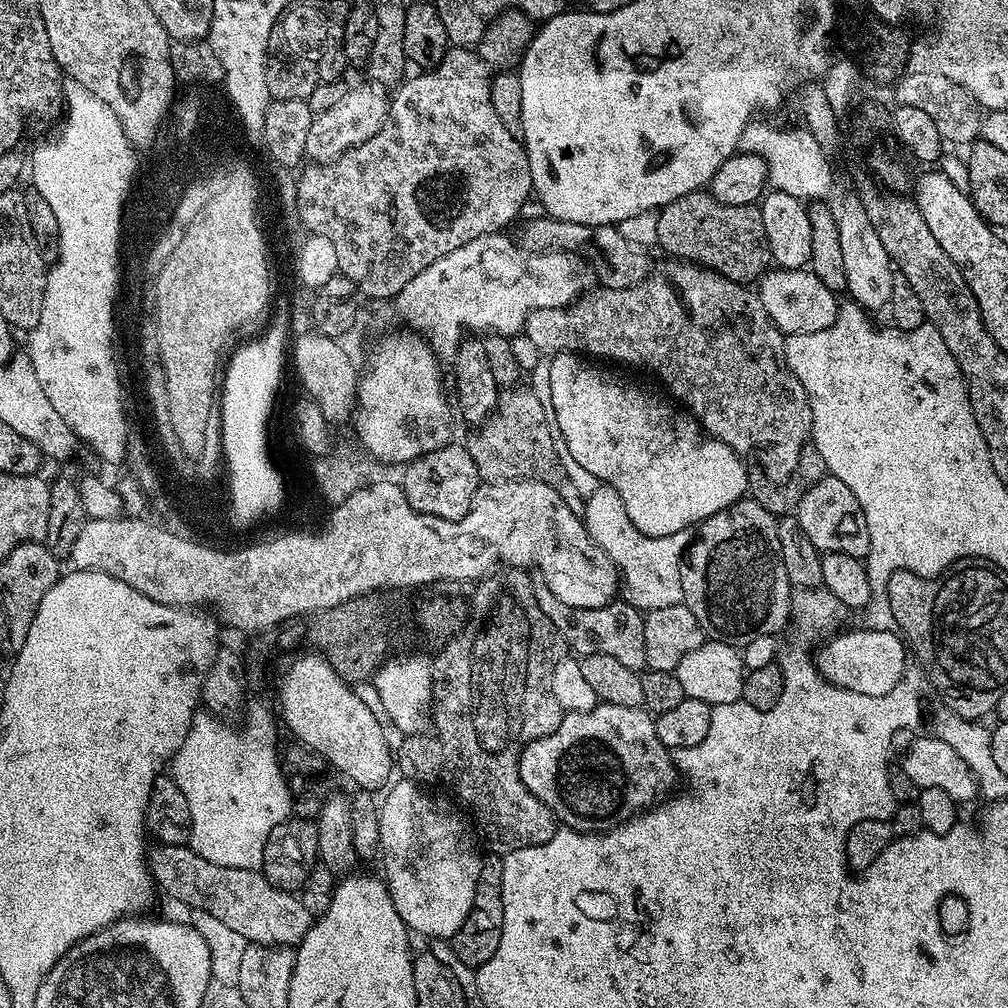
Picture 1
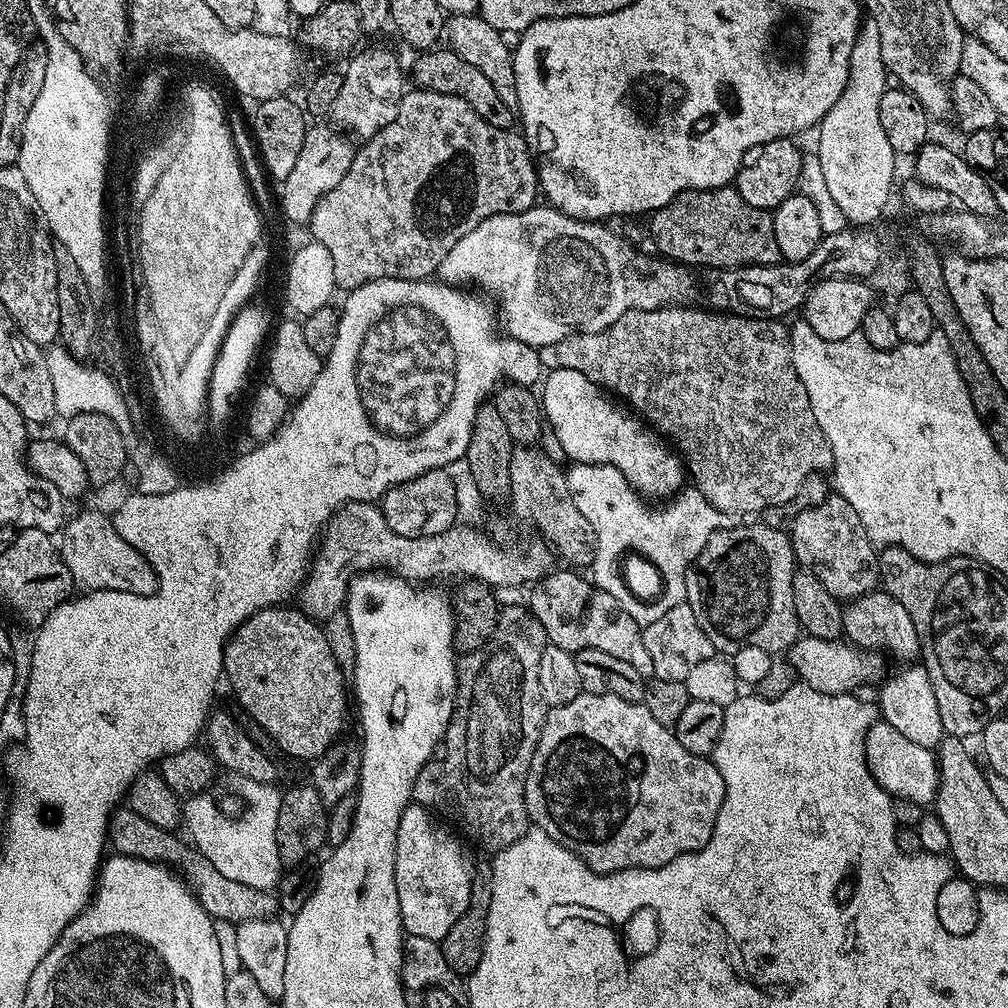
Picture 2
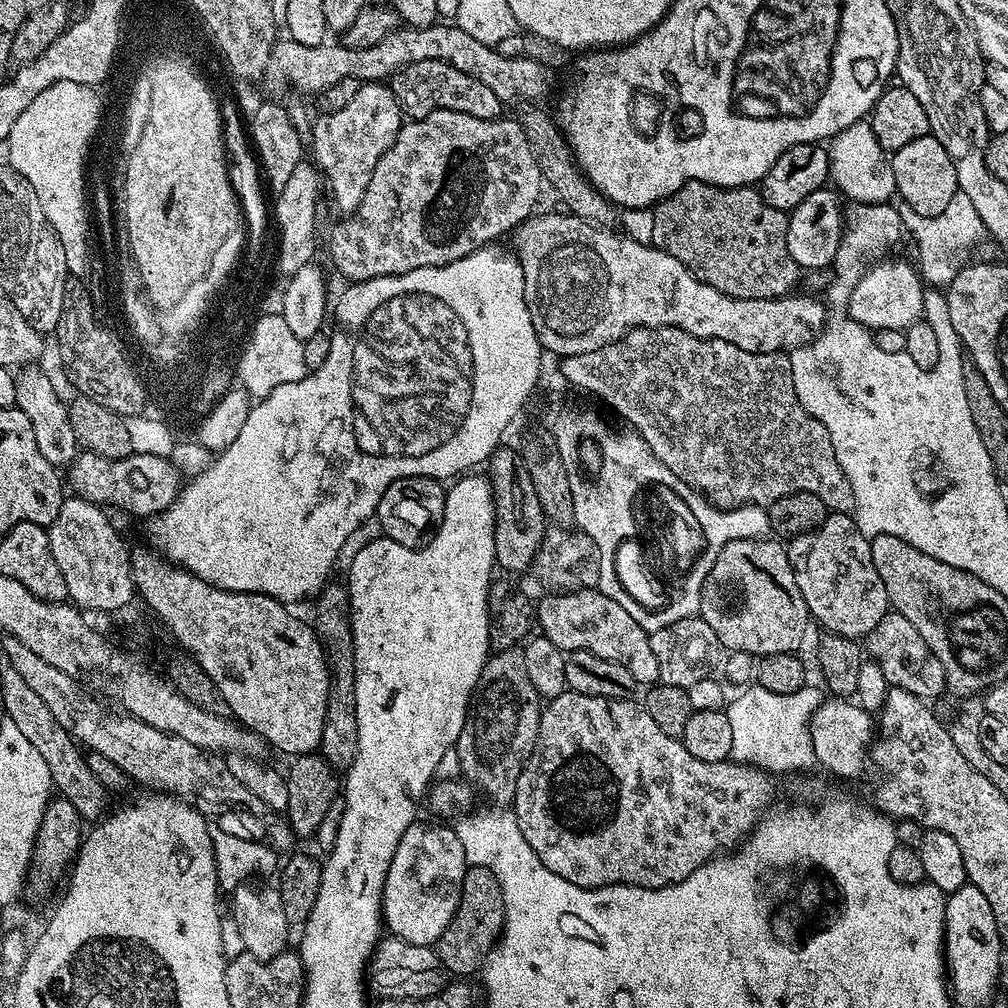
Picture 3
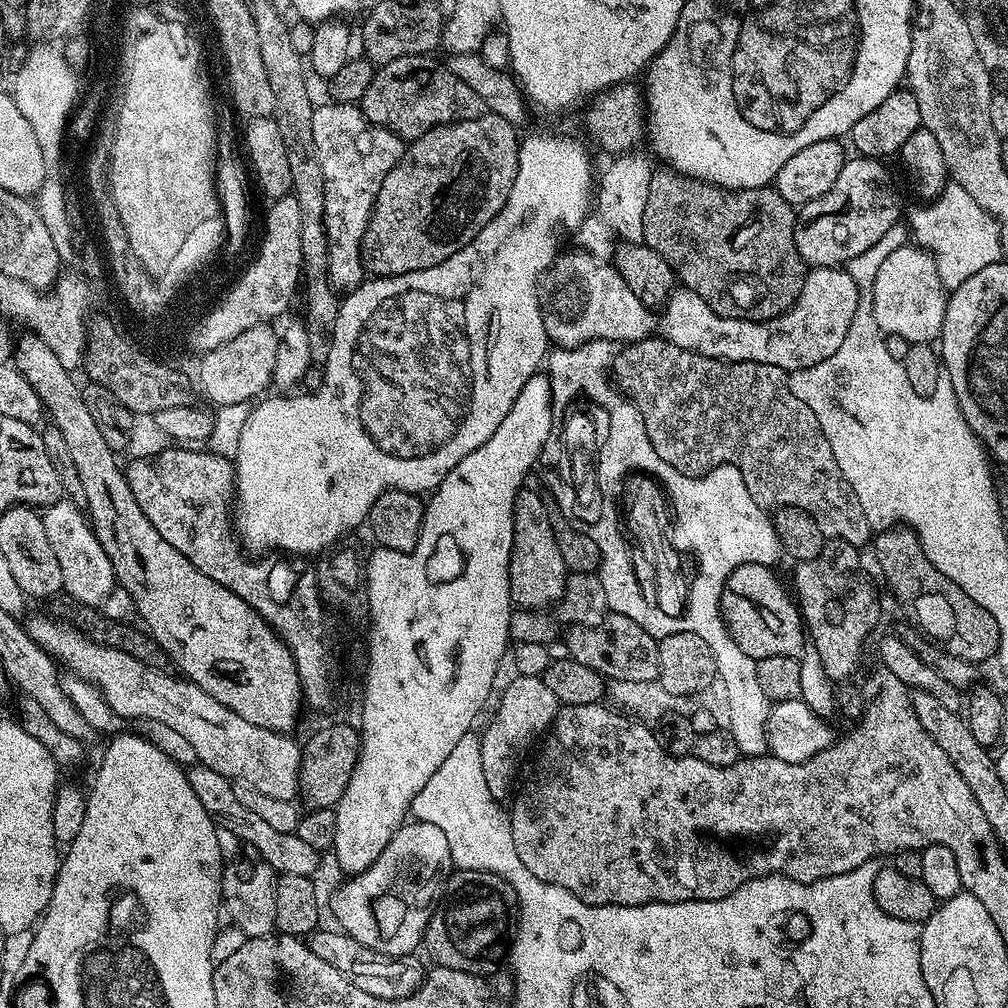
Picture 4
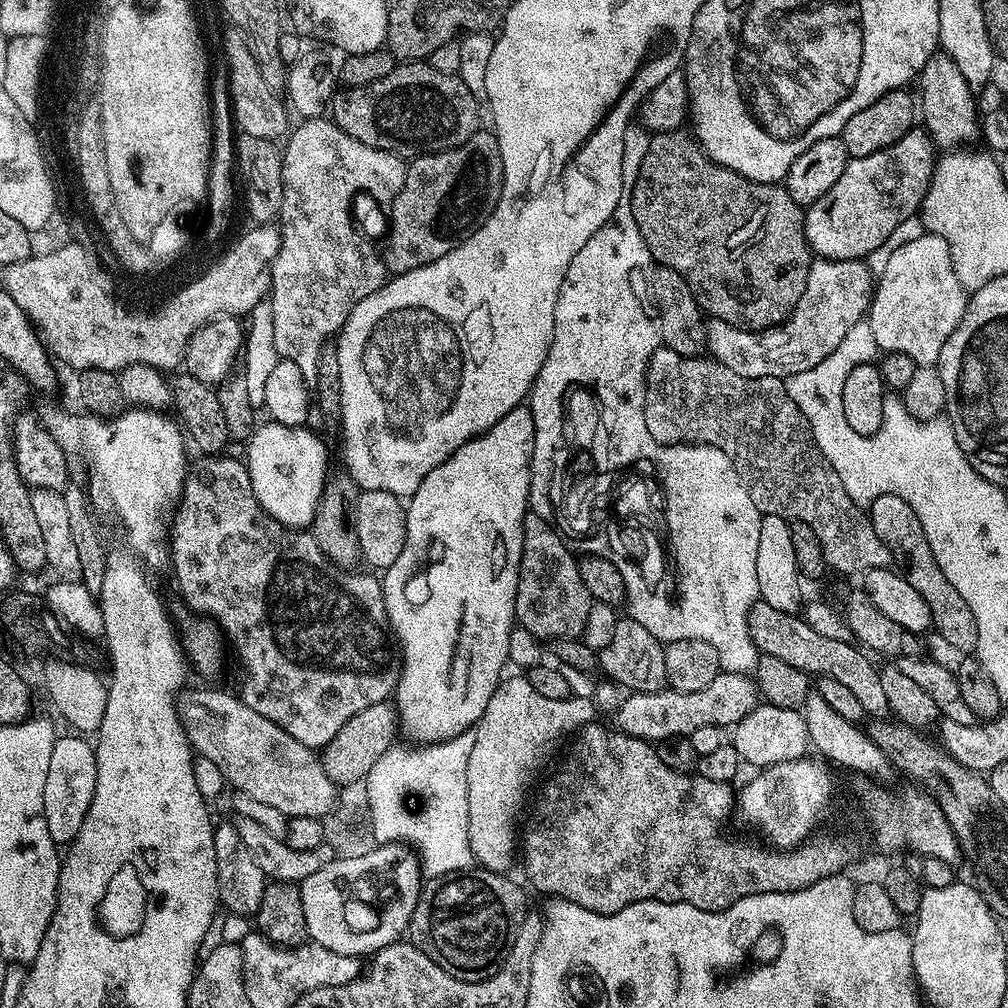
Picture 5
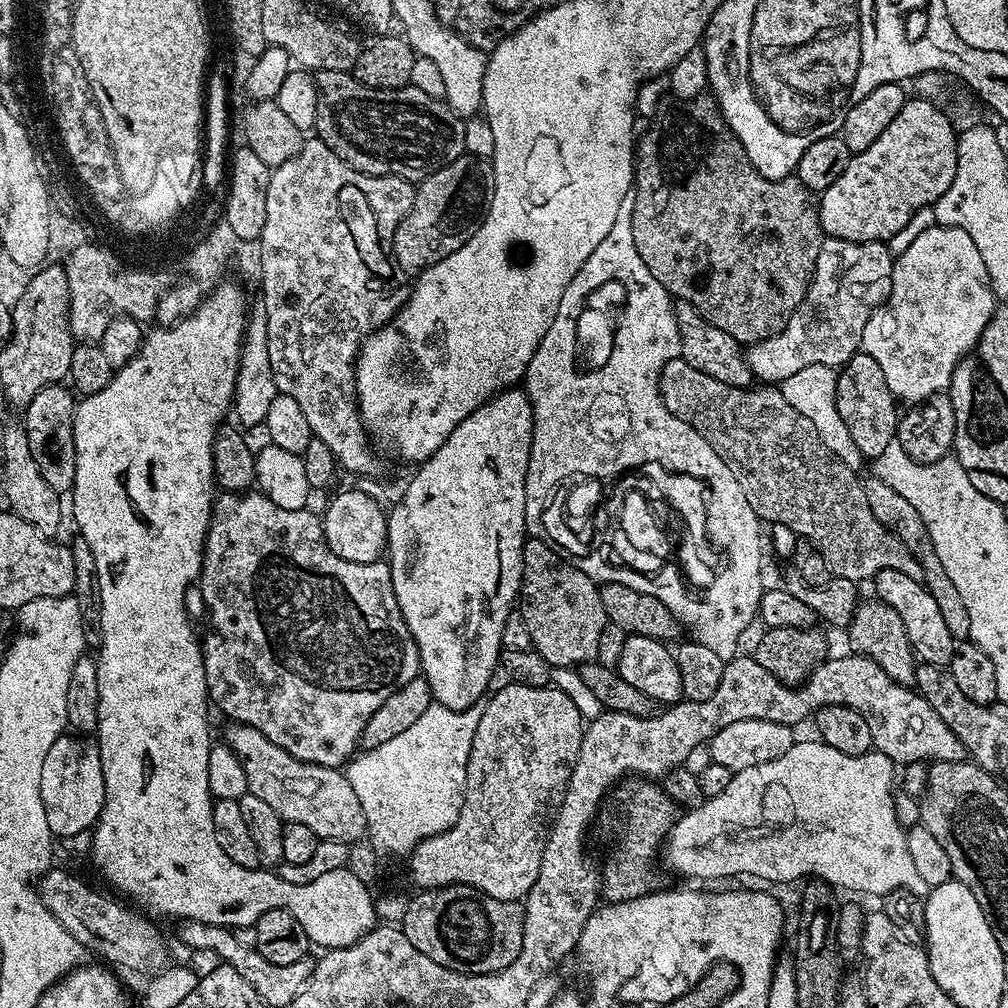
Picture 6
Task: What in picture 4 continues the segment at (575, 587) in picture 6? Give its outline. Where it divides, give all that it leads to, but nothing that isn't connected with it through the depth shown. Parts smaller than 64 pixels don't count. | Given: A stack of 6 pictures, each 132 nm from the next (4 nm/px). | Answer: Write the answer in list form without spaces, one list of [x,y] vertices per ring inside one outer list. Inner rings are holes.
[[[531,486],[521,488],[514,502],[514,542],[508,557],[508,590],[511,599],[525,608],[547,609],[561,599],[569,573],[570,570],[564,565],[562,550],[558,550],[552,516],[543,498]]]

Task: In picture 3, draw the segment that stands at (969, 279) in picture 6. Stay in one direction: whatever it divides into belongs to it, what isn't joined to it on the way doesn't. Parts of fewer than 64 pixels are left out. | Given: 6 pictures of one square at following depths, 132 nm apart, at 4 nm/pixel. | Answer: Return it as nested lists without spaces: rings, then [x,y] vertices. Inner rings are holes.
[[[892,260],[889,264],[874,263],[865,271],[861,281],[846,303],[846,311],[854,322],[869,330],[885,328],[888,332],[899,333],[925,315],[924,291],[926,285],[919,271],[904,260]]]

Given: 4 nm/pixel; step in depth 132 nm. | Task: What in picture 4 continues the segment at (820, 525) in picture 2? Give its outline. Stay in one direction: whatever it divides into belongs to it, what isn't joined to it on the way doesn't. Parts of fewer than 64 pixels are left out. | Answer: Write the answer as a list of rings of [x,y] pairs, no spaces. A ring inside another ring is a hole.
[[[839,538],[825,543],[818,558],[799,561],[792,576],[794,599],[800,609],[807,635],[812,636],[823,669],[833,682],[853,679],[864,643],[880,620],[880,604],[876,601],[876,588],[860,569],[860,552],[857,545]]]

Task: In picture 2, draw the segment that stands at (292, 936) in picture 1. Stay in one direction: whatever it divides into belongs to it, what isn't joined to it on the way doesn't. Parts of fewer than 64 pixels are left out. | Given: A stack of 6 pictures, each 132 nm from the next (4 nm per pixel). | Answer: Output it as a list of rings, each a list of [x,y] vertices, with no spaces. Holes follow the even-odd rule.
[[[127,806],[119,807],[113,812],[109,824],[109,841],[111,847],[115,847],[113,849],[117,855],[167,864],[180,871],[189,889],[194,891],[199,904],[215,921],[224,920],[237,924],[242,921],[269,919],[279,909],[276,897],[271,891],[228,880],[186,840],[185,843],[176,837],[171,829],[155,826]]]

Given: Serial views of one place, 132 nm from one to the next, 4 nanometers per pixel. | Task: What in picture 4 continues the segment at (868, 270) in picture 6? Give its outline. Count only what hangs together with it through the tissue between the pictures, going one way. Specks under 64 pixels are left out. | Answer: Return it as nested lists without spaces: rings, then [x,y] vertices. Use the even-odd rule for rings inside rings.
[[[843,267],[812,268],[805,275],[802,290],[792,307],[773,320],[726,318],[710,310],[698,294],[681,287],[672,293],[663,309],[659,335],[674,346],[693,349],[715,360],[758,362],[778,366],[787,373],[797,372],[818,366],[818,362],[830,358],[830,354],[842,346],[842,338],[846,338],[850,322],[854,322],[857,305],[858,287]]]

